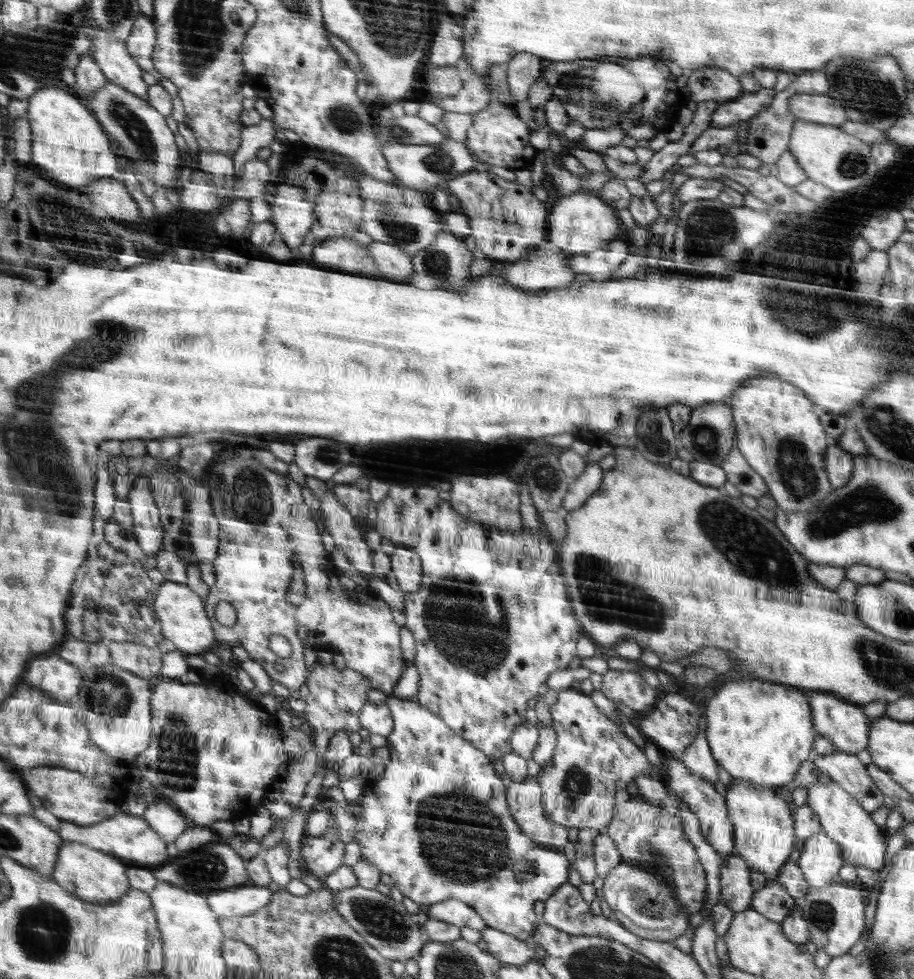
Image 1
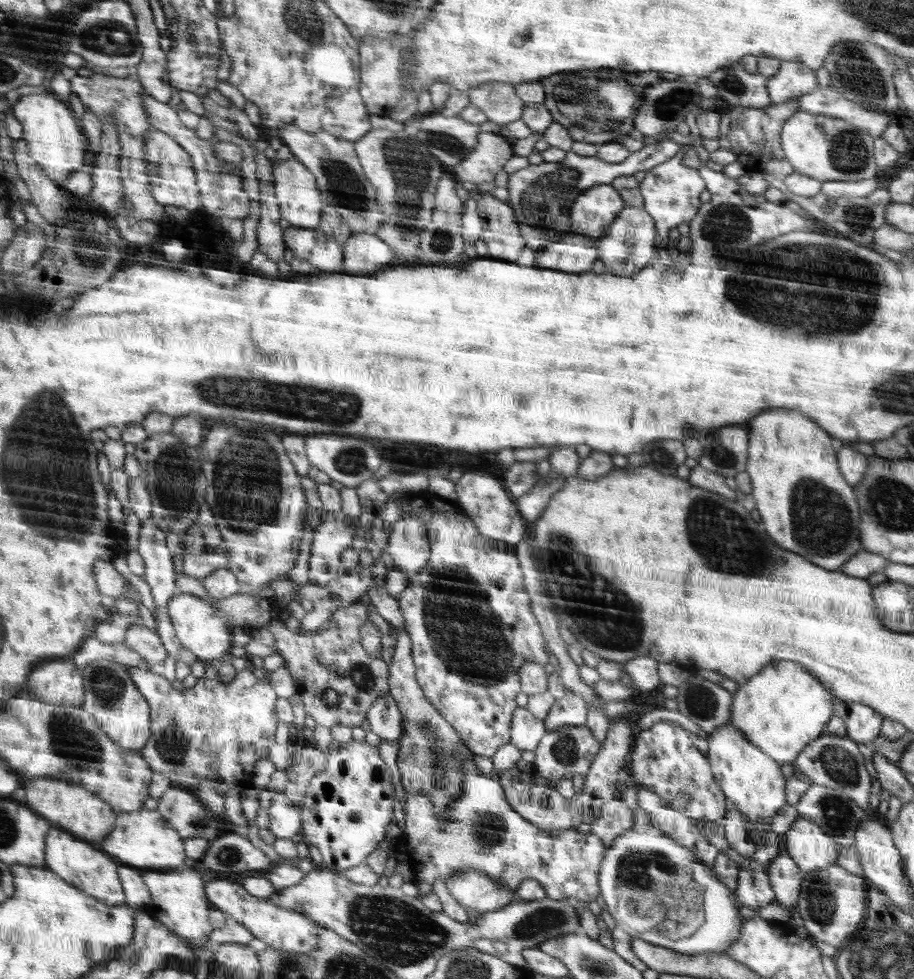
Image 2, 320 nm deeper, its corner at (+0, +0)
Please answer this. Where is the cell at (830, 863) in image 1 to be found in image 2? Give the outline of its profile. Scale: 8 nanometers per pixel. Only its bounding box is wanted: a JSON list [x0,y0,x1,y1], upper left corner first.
[783,816,838,874]

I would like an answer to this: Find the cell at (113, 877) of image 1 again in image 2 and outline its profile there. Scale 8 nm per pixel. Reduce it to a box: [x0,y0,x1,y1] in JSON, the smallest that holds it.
[46,830,125,906]

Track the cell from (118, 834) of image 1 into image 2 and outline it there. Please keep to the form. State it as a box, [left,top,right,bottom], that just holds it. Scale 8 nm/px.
[100,808,186,868]

